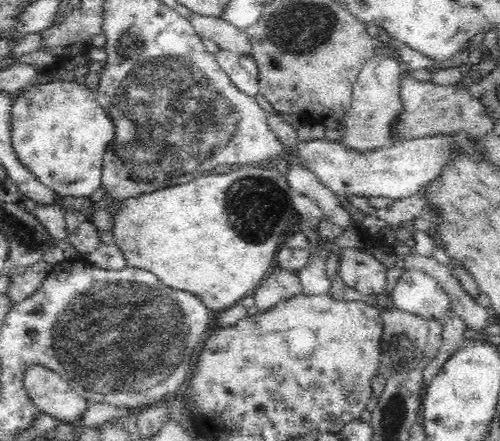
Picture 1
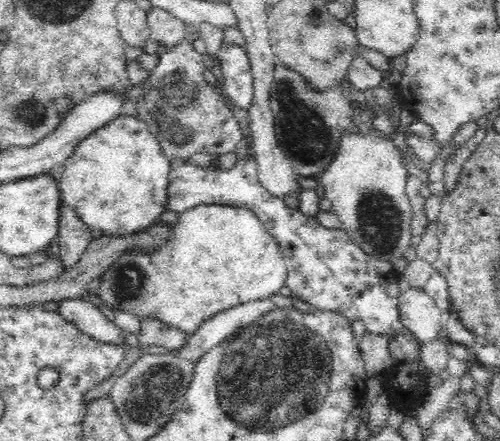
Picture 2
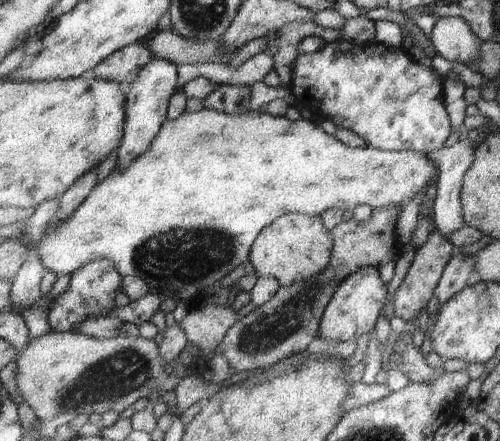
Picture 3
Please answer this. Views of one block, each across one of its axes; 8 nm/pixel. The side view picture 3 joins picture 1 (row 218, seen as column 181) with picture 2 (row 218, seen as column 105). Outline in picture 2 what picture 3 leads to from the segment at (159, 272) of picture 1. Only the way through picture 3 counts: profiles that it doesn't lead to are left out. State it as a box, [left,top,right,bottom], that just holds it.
[96,204,288,334]

